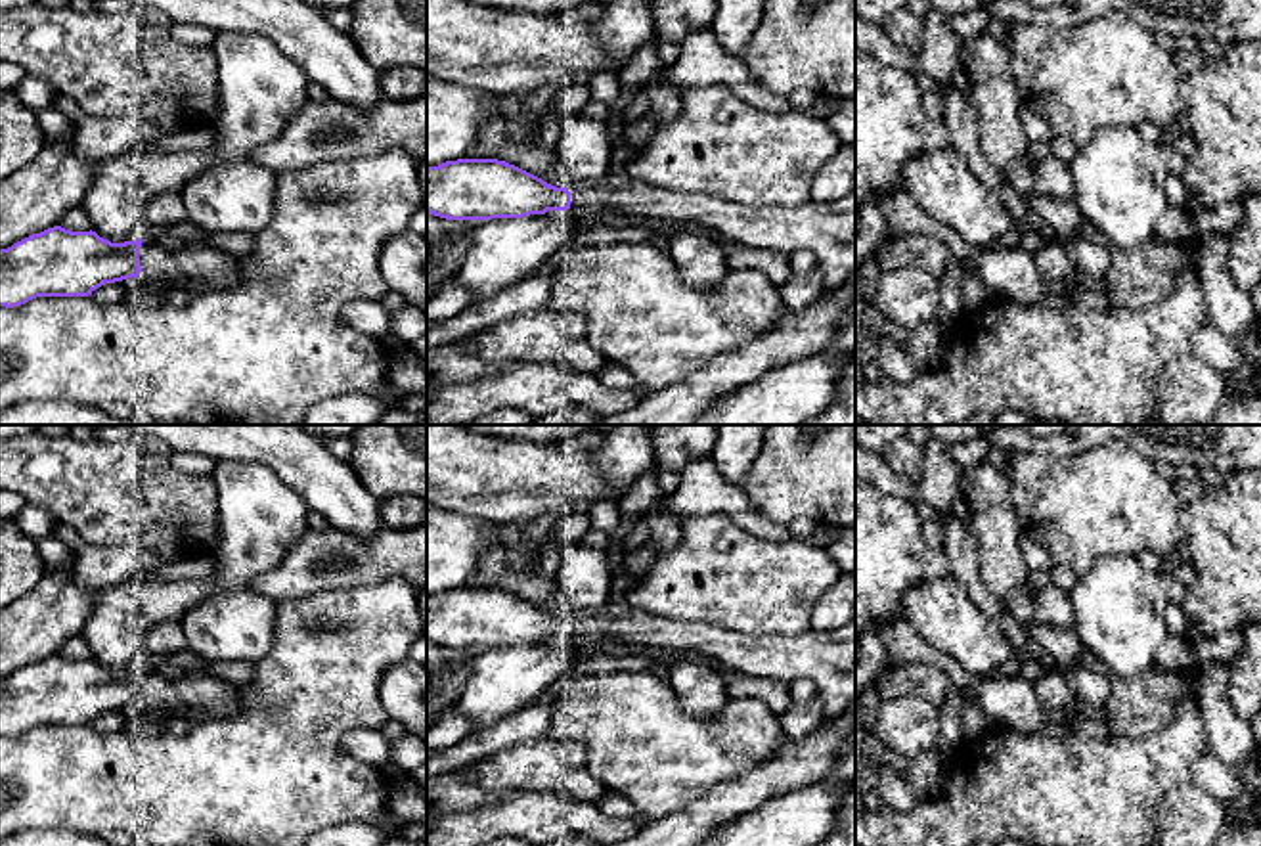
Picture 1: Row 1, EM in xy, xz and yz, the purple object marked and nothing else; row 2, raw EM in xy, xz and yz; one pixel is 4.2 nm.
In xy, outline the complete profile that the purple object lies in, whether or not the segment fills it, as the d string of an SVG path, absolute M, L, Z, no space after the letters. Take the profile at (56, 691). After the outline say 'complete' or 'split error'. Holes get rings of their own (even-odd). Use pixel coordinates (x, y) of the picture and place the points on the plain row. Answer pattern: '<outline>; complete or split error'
M61 655L0 678L0 735L6 737L36 725L88 725L103 712L128 706L197 722L237 712L239 685L209 672L182 670L176 679L145 668L111 672L92 658Z; split error

